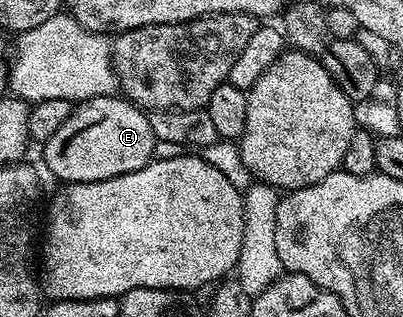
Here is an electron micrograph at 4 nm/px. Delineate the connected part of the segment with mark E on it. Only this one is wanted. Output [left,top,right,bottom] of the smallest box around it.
[42,95,156,183]

